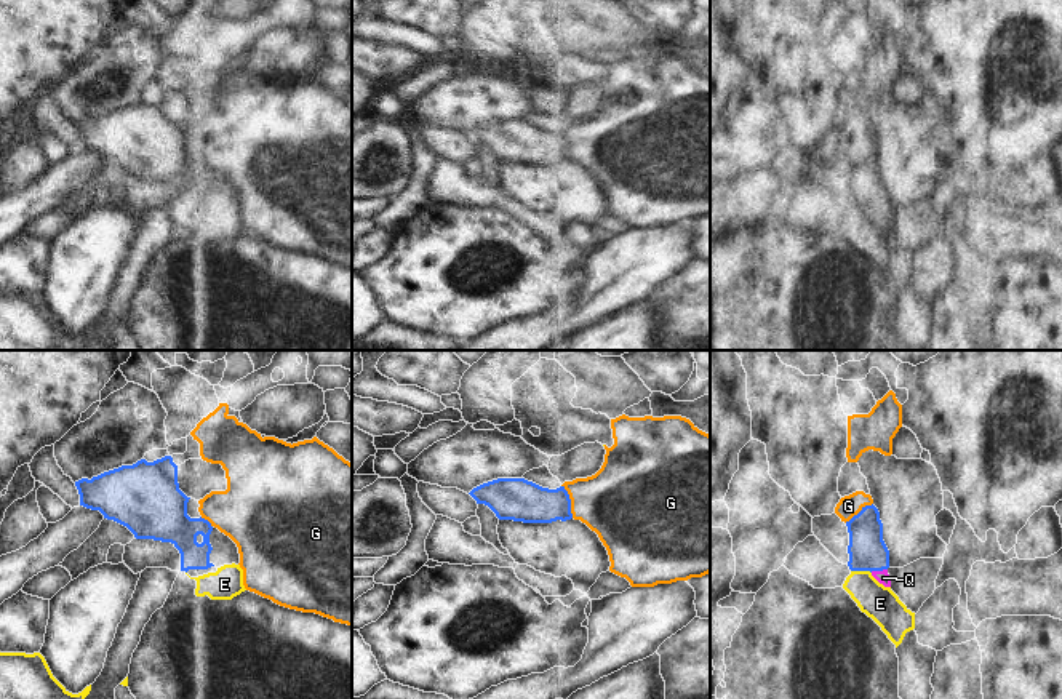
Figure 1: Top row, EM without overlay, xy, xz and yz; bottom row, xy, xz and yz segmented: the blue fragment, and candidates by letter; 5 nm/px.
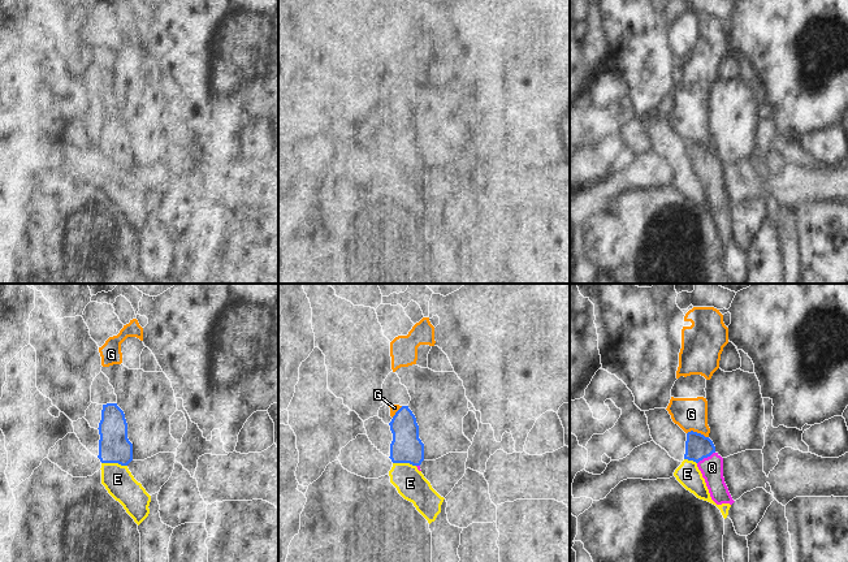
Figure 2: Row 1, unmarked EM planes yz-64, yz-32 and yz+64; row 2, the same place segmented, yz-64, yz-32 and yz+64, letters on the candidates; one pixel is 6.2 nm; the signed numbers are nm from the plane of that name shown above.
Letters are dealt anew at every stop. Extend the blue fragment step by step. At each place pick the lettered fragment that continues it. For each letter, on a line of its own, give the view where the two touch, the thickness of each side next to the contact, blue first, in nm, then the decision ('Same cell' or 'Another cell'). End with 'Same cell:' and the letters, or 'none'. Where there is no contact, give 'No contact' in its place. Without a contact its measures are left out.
E: Touches blue in yz. Thickness 190 nm (blue) against 170 nm. Another cell
G: Touches blue in xz. Thickness 200 nm (blue) against 380 nm. Another cell
Q: Touches blue in yz. Thickness 190 nm (blue) against 70 nm. Same cell
Same cell: Q.

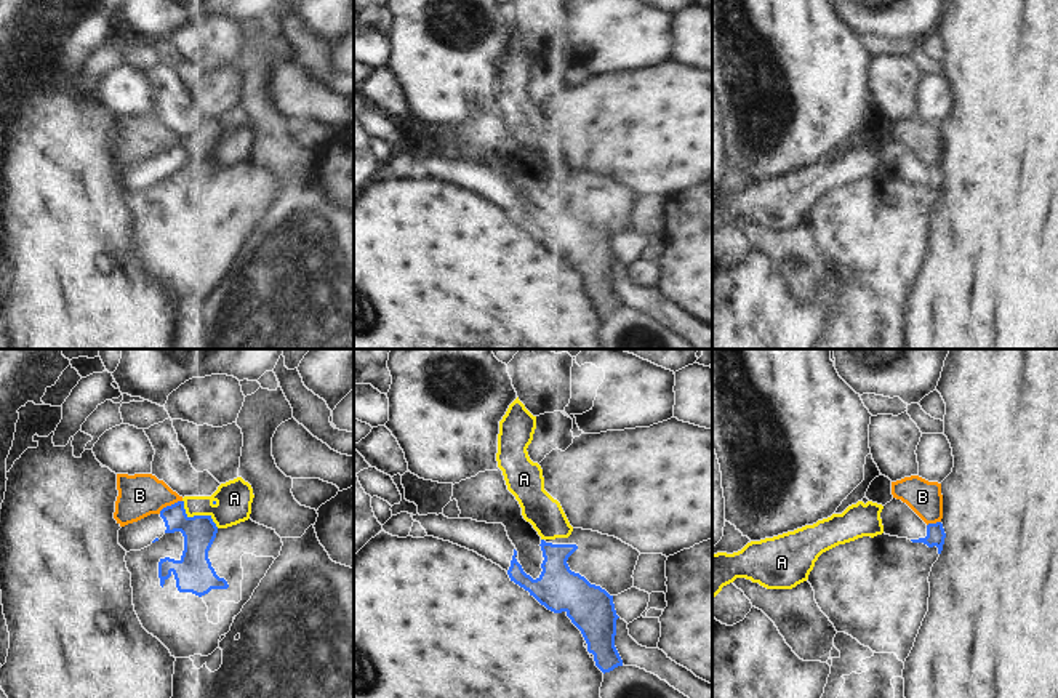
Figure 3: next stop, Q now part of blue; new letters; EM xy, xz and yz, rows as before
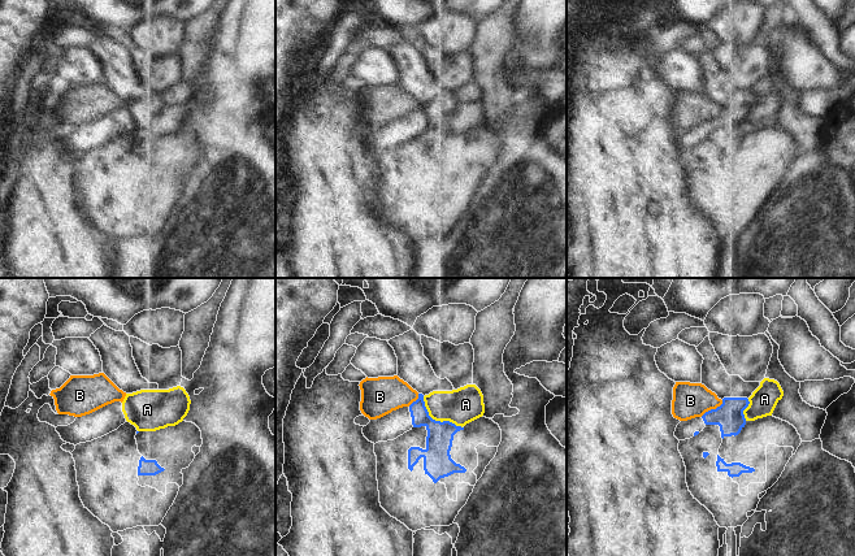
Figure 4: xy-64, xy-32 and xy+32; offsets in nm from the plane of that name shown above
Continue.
A: Touches blue in xy. Thickness 170 nm (blue) against 180 nm. Another cell
B: Touches blue in xy. Thickness 170 nm (blue) against 220 nm. Same cell
Same cell: B.

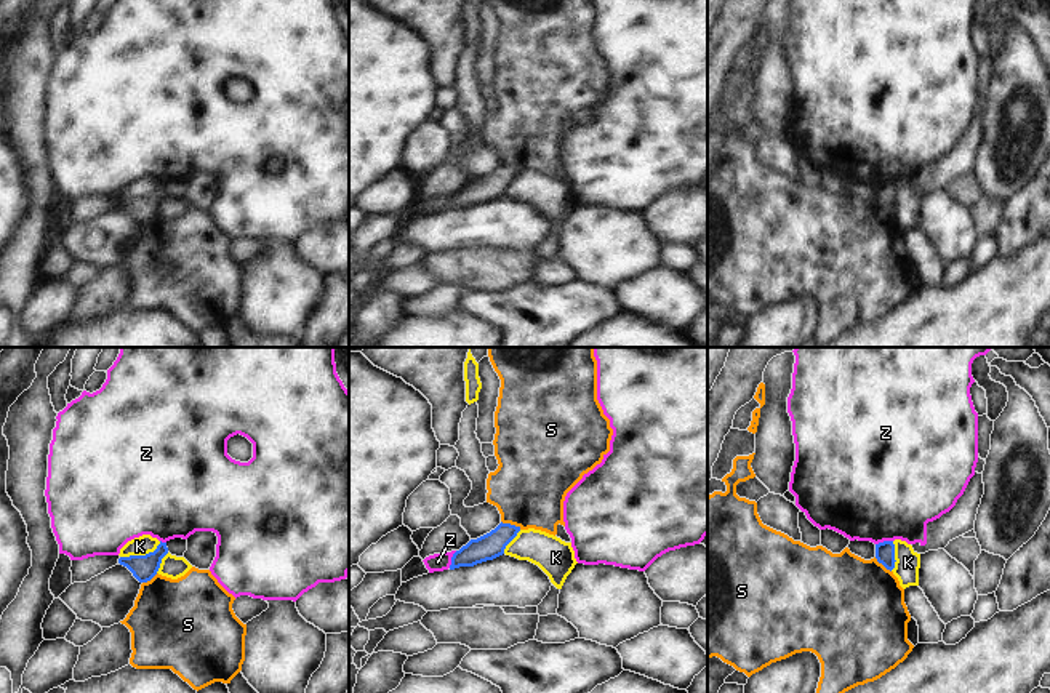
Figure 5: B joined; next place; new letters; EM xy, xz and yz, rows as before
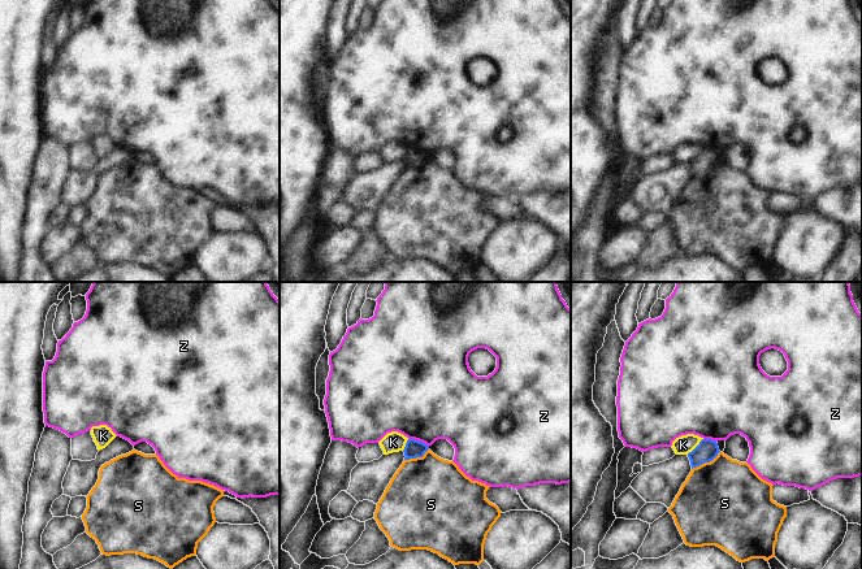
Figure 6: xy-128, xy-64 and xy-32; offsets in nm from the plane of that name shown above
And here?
K: Touches blue in xy. Thickness 130 nm (blue) against 100 nm. Another cell
S: Touches blue in xz. Thickness 130 nm (blue) against 380 nm. Another cell
Z: Touches blue in xz. Thickness 130 nm (blue) against 90 nm. Another cell
Same cell: none.

